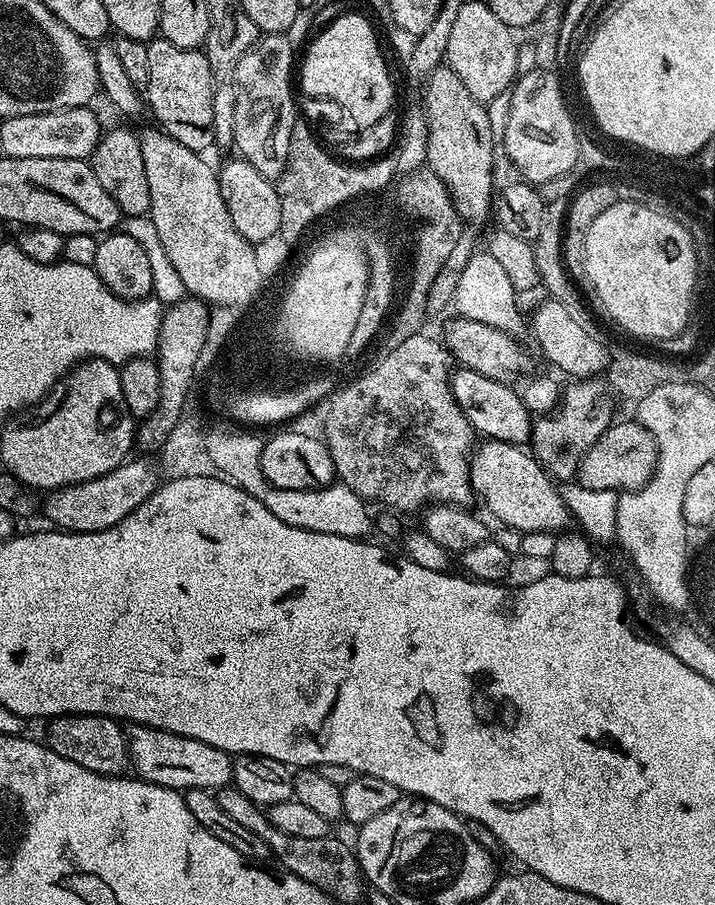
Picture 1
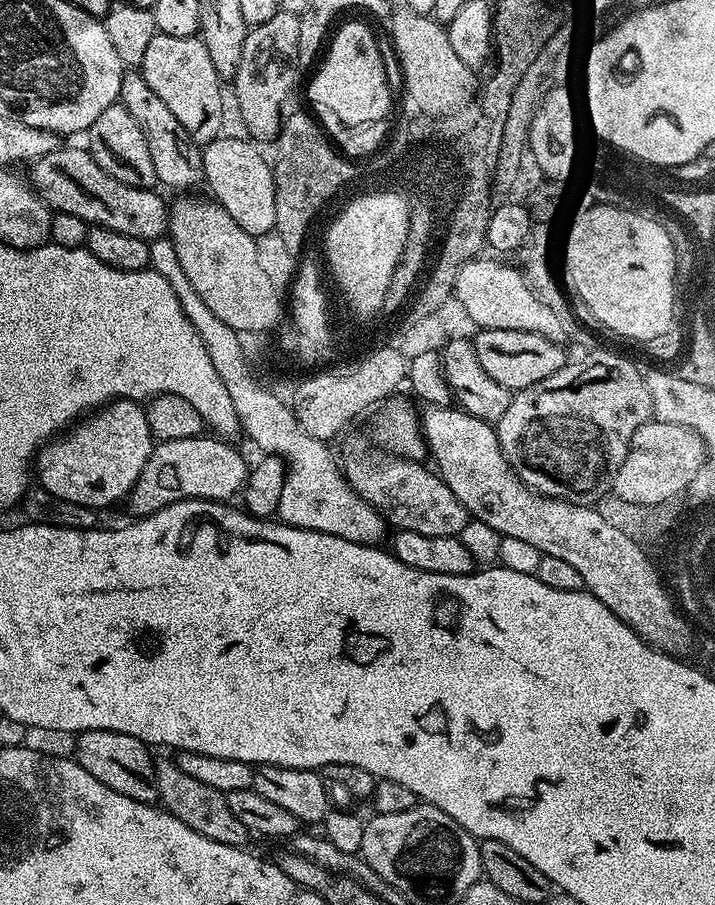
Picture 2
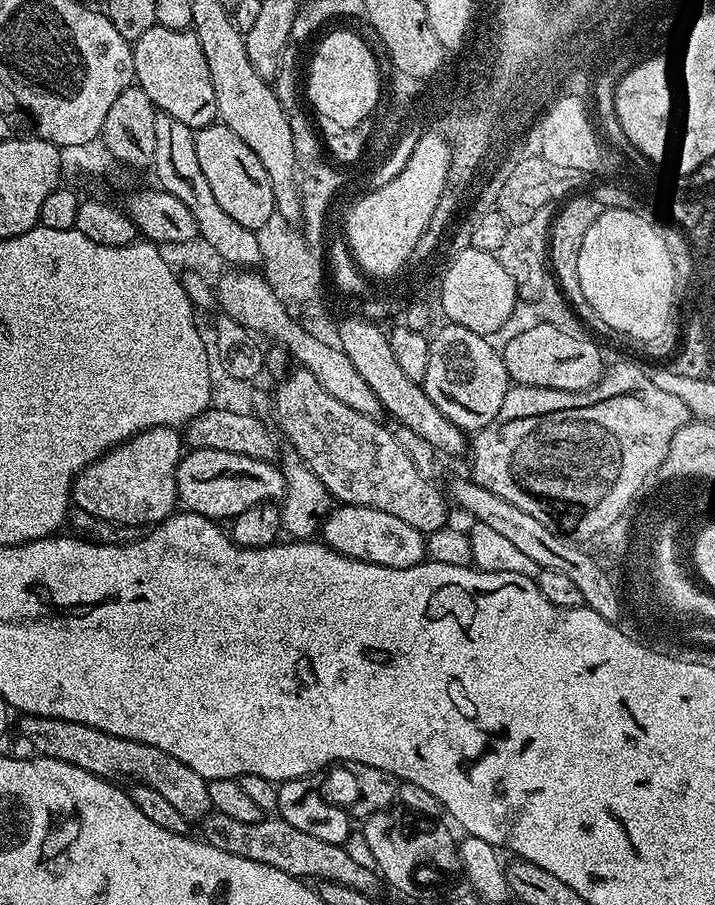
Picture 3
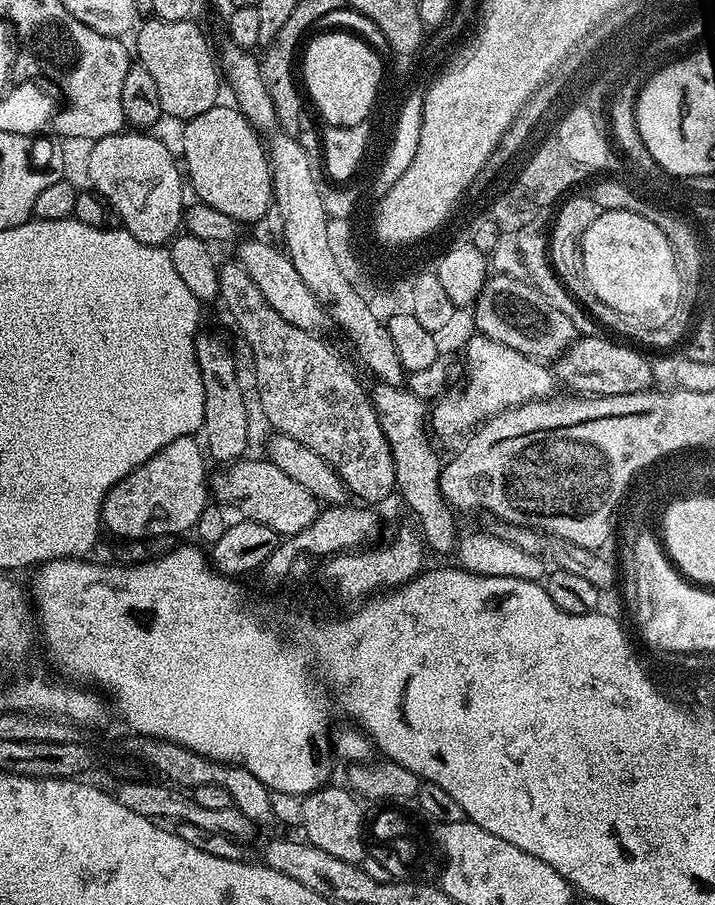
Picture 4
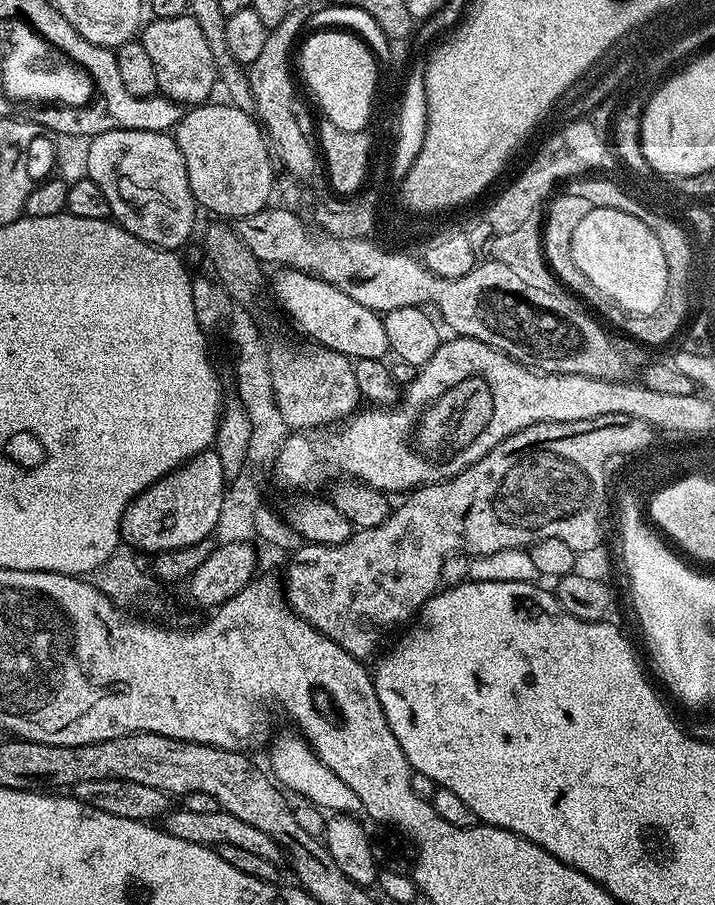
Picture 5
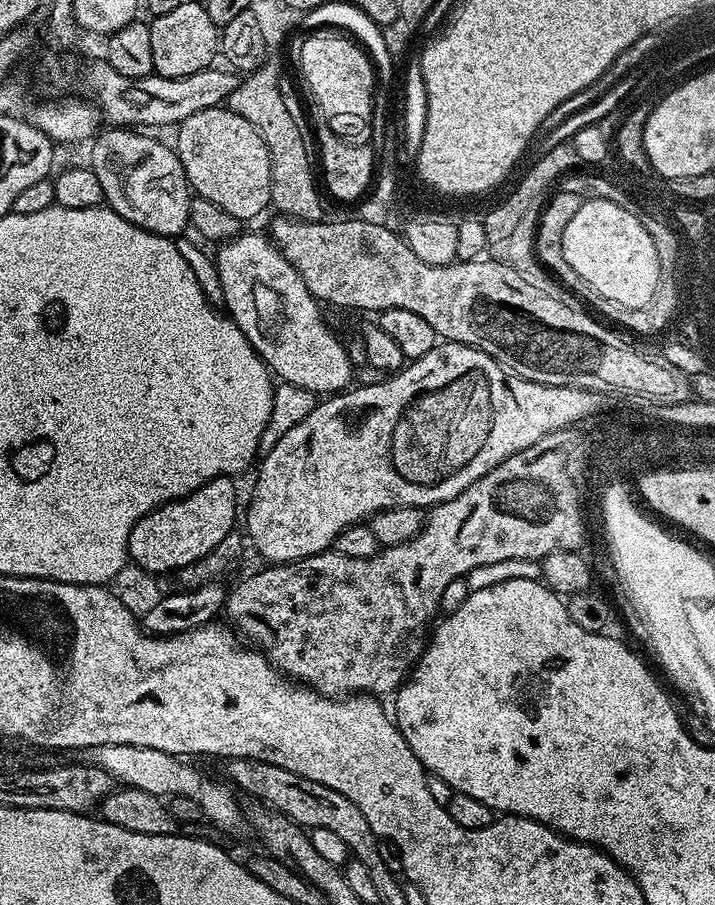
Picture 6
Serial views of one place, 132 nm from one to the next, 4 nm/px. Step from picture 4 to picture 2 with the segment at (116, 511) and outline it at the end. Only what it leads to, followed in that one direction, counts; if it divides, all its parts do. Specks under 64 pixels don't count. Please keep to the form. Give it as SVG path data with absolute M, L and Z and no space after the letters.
M115 400L83 417L68 433L49 440L37 457L34 472L40 475L39 487L55 497L104 510L132 492L153 447L147 411L137 401Z

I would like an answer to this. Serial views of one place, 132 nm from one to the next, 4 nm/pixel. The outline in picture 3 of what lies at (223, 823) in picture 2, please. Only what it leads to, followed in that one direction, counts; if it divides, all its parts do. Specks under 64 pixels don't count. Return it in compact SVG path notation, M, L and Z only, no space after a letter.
M21 715L20 732L36 747L35 751L41 756L49 756L62 762L70 762L82 770L86 770L95 776L101 776L103 780L111 781L112 776L121 772L124 776L133 776L133 781L148 784L182 818L189 822L203 821L204 817L212 811L210 802L210 790L208 781L202 778L202 774L194 774L186 762L178 762L166 750L158 750L154 746L146 746L146 742L134 742L126 738L118 738L114 734L106 734L94 726L86 726L82 722L66 722L58 718L42 718L41 716Z

